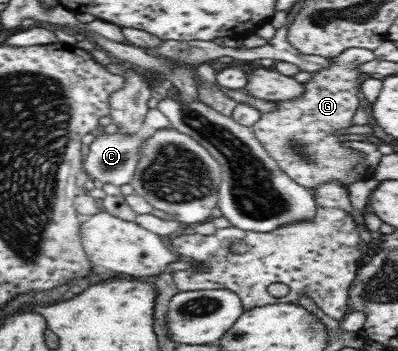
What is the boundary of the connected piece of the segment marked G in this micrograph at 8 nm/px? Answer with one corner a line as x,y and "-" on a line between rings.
357,47
347,49
344,53
341,53
341,56
334,57
334,61
336,61
336,62
333,65
330,65
327,69
322,69
321,71
316,71
314,73
314,78
311,81
308,81
306,84
304,84
305,93
298,100
278,102
278,108
276,110
273,110
272,112
269,112
269,113
260,114
259,121
257,121
257,123
254,123
252,125
251,128
253,130
253,133
256,135
256,138
263,144
263,147
266,149
266,151
269,152
269,155
279,164
279,167
287,175
289,175
289,178
291,178
291,179
293,179
293,181
297,182
297,184
299,184
299,186
304,186
305,188
307,188
307,190
312,192
316,186
319,186
322,182
327,182
329,180
337,180
337,182
339,182
339,184
343,184
343,186
348,187
349,185
351,185
351,183
355,183
356,181
359,181
360,179
368,178
368,176
373,176
373,175
367,175
367,177
359,177
359,175
361,175
361,173
363,173
363,170
361,170
361,161
363,161
363,154
361,154
361,152
359,152
359,150
349,150
349,148
345,148
346,142
345,142
345,139
343,139
343,137
345,137
345,135
332,135
331,133
337,133
337,131
339,131
339,129
343,129
343,127
351,126
351,121
353,119
353,116
355,115
356,111
359,109
359,106
360,106
360,96
359,96
360,88
359,87
360,87
361,81
359,81
359,79
361,79
361,74
359,74
359,72
357,72
357,67
359,67
359,65
361,65
361,63
365,63
365,61
373,61
375,58
376,58
376,55
374,54
374,51
371,51
371,49
361,49
361,48
357,49

